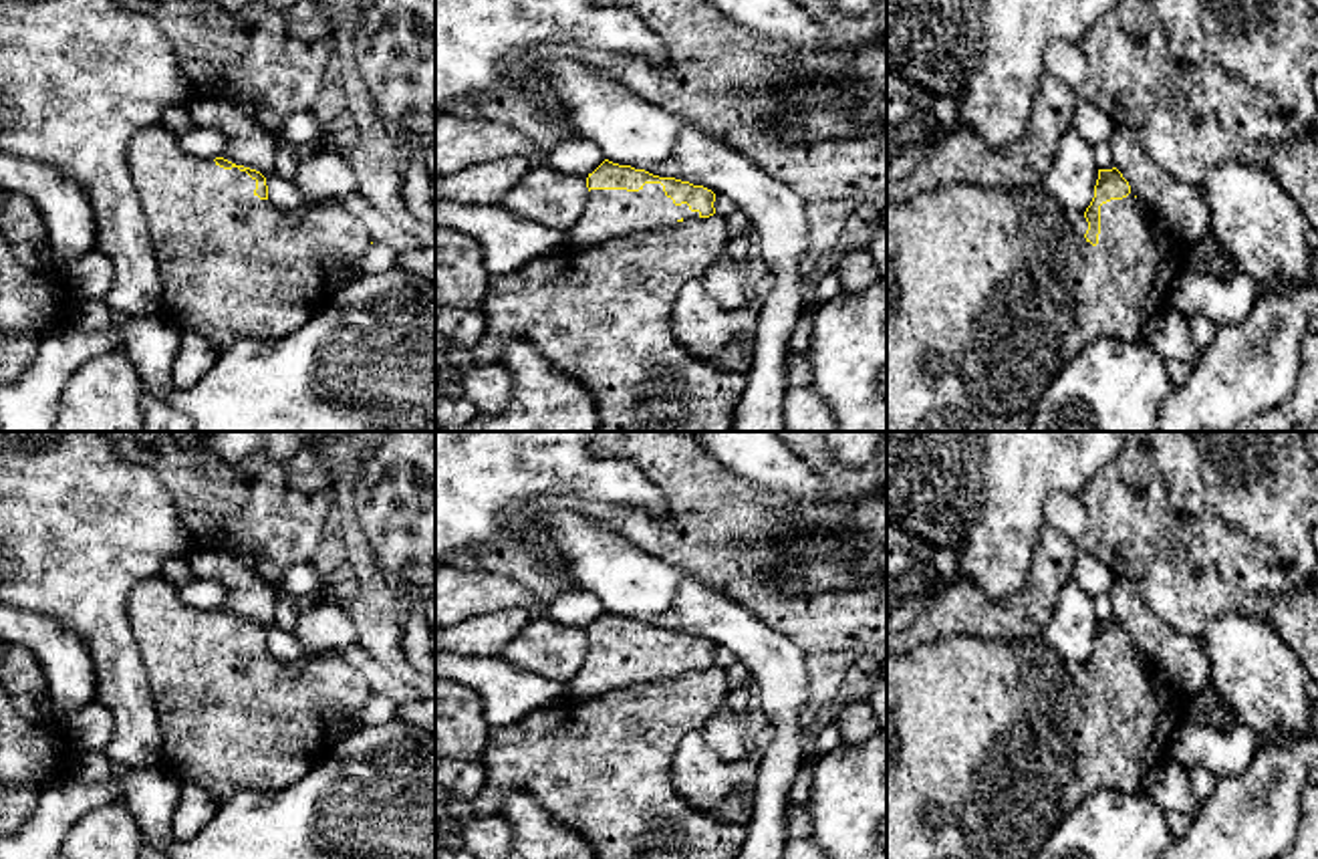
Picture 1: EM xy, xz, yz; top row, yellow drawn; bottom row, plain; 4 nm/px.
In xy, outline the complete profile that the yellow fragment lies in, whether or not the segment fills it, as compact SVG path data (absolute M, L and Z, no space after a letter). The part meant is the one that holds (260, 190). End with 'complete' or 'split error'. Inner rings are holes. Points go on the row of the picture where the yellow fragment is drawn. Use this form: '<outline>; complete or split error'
M161 123L135 135L127 165L155 250L161 315L204 337L218 355L238 339L270 341L300 329L328 296L324 272L371 246L361 220L341 202L286 214L270 204L260 171L189 155Z; split error

